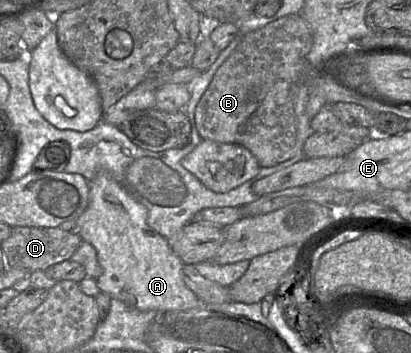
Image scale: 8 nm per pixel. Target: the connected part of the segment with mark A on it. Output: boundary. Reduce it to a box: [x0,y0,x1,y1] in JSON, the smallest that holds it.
[76,171,200,312]

